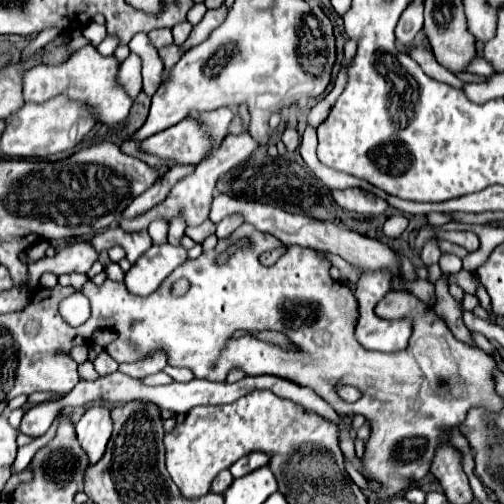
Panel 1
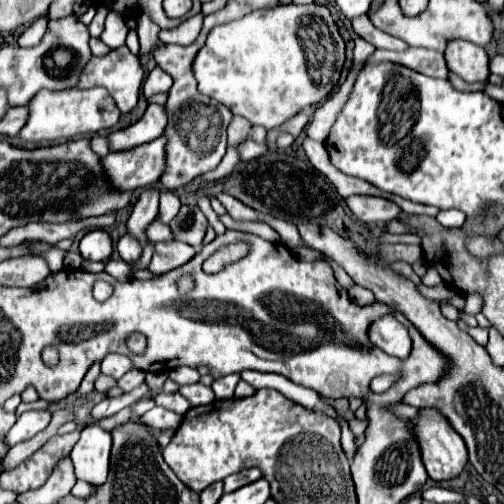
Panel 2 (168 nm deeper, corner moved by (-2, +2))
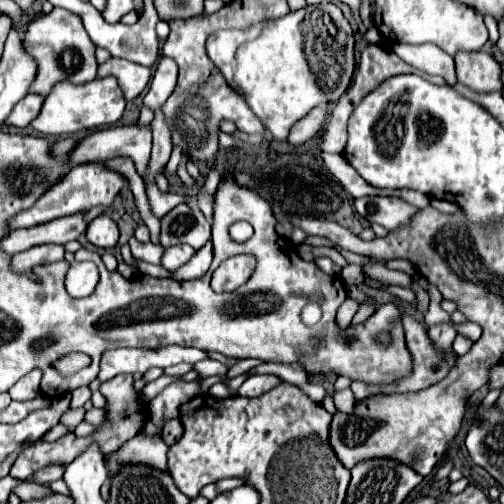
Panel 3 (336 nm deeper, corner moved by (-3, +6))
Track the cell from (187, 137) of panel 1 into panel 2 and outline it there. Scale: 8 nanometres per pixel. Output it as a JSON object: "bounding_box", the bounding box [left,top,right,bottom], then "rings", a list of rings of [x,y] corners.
{"bounding_box":[103,135,167,189],"rings":[[[161,135],[149,143],[127,151],[111,151],[103,157],[107,177],[121,189],[147,187],[161,179],[167,163],[167,137]]]}

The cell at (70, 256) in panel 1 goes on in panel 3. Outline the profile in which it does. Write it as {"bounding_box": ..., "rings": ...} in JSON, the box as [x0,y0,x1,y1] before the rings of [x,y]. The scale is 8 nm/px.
{"bounding_box":[86,215,118,247],"rings":[[[98,215],[88,223],[86,237],[96,247],[114,247],[118,243],[118,227],[108,215]]]}

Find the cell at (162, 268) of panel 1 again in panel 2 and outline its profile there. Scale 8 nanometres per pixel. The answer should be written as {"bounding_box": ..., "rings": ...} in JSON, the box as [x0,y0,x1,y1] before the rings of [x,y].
{"bounding_box":[149,241,197,275],"rings":[[[167,241],[167,243],[155,243],[155,251],[153,251],[153,259],[149,263],[149,271],[153,275],[161,275],[167,273],[175,267],[181,267],[183,263],[187,263],[193,255],[197,253],[195,247],[183,243],[183,241]]]}

